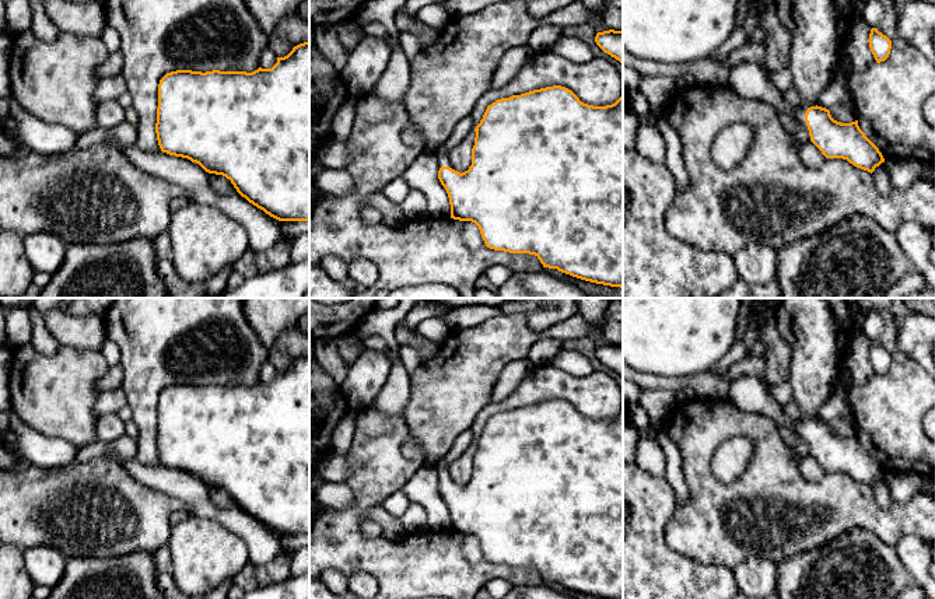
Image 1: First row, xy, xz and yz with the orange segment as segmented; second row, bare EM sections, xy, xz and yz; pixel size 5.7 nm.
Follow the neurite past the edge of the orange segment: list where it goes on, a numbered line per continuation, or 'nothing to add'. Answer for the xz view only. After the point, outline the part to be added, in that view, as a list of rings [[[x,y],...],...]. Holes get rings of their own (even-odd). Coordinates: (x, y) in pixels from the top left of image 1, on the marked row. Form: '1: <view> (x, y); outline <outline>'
1: xz (441, 154); outline [[[440,146],[438,148],[435,148],[433,153],[437,155],[441,167],[447,167],[447,164],[448,164],[448,154],[449,153],[445,151],[442,146]]]

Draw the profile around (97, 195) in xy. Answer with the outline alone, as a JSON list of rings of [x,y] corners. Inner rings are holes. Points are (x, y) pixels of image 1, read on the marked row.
[[[108,143],[43,155],[34,151],[0,155],[0,230],[21,238],[52,232],[69,244],[118,244],[155,239],[169,228],[171,203],[190,192],[137,168]]]

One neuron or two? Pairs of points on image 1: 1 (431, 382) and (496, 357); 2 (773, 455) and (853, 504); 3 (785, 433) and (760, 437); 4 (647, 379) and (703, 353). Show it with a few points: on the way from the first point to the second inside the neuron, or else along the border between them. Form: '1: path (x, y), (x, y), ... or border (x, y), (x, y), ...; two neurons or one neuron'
1: path (447, 382), (452, 382), (480, 357); one neuron
2: path (788, 476), (813, 501), (832, 504); one neuron
3: border (776, 426), (780, 437), (790, 448); two neurons
4: border (637, 370), (678, 378), (690, 375); two neurons

